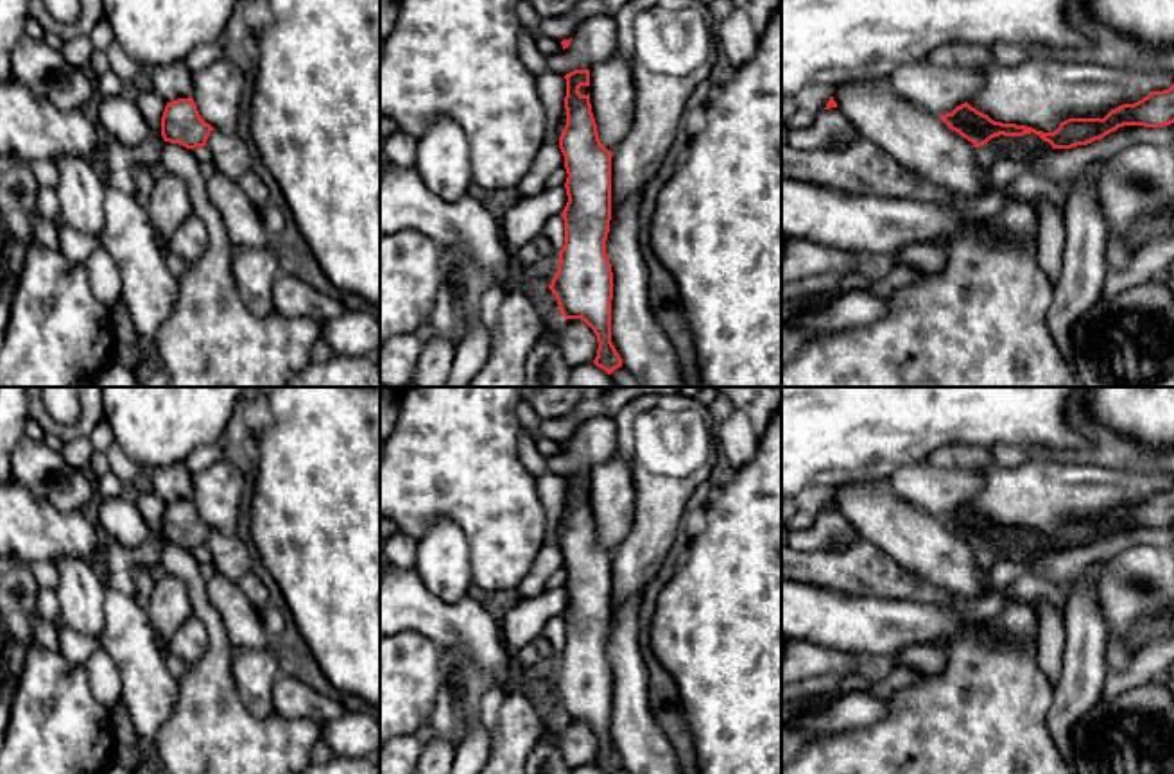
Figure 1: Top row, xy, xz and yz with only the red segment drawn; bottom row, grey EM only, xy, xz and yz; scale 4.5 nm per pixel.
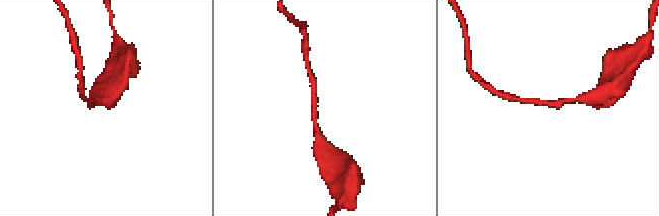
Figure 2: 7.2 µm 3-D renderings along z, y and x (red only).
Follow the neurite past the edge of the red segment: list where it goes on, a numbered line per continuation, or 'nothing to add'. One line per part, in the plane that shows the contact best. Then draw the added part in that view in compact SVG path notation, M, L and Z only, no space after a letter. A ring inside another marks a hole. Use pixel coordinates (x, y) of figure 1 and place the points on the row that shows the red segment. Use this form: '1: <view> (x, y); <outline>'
nothing to add

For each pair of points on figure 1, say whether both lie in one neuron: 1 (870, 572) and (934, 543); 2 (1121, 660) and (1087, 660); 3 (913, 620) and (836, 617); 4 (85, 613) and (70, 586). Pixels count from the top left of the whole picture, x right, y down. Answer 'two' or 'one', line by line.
1: two
2: two
3: one
4: one

